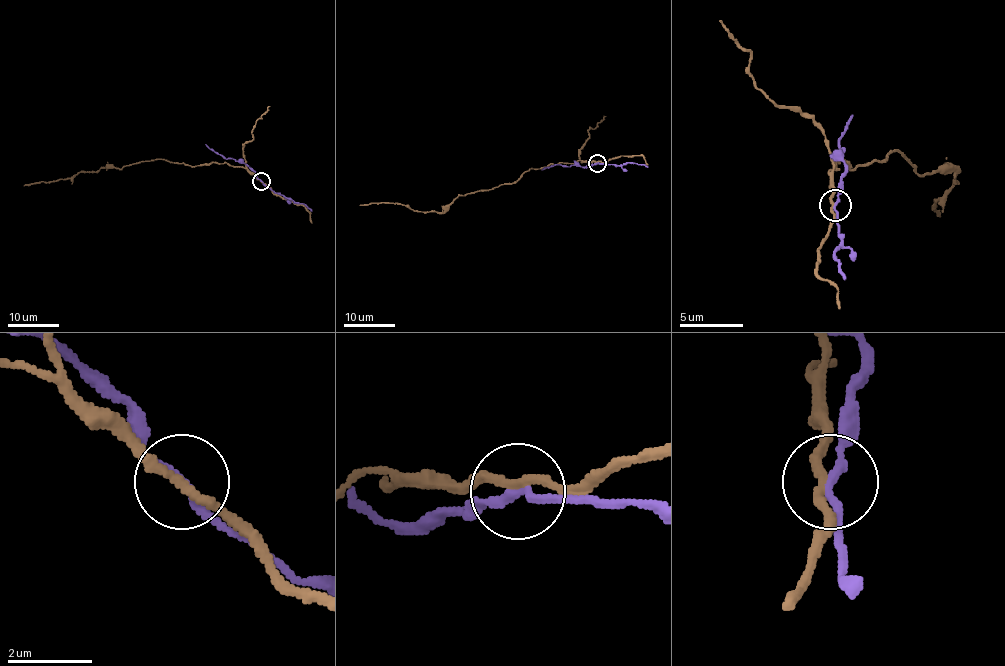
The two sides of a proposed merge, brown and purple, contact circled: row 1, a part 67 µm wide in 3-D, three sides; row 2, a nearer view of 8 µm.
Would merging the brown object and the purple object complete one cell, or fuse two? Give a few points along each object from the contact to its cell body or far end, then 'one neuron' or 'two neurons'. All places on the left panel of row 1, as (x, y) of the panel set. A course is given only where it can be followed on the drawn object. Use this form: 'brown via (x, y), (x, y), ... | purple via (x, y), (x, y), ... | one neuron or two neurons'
brown via (261, 181), (244, 168), (226, 163), (190, 166), (157, 159), (24, 186) | purple via (261, 181), (247, 165), (216, 154), (206, 145) | two neurons

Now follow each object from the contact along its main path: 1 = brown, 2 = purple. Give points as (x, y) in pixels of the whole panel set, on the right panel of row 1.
1: (834, 204), (834, 160), (853, 169), (898, 150), (920, 176), (958, 172), (933, 204), (939, 217)
2: (834, 204), (843, 166), (840, 137), (853, 115)

